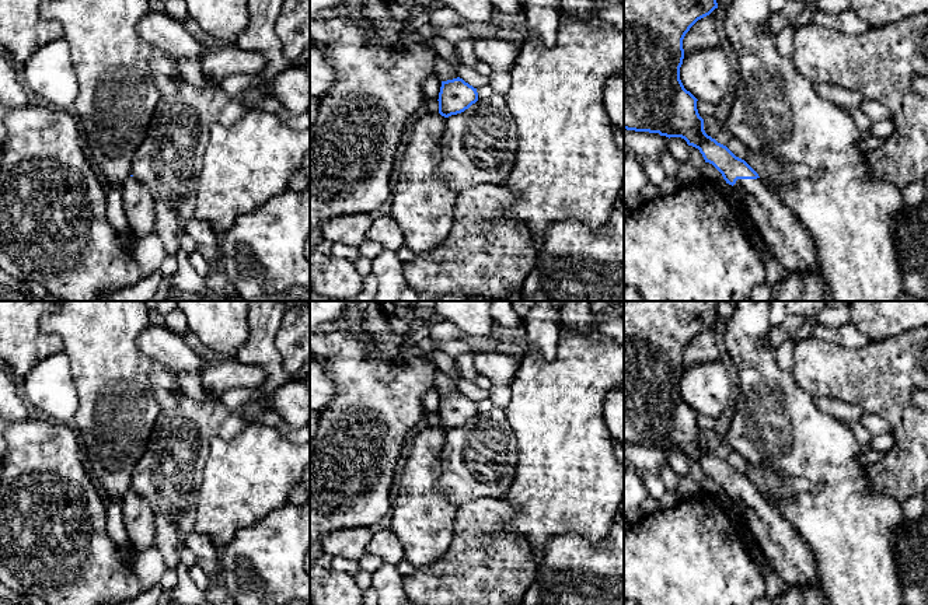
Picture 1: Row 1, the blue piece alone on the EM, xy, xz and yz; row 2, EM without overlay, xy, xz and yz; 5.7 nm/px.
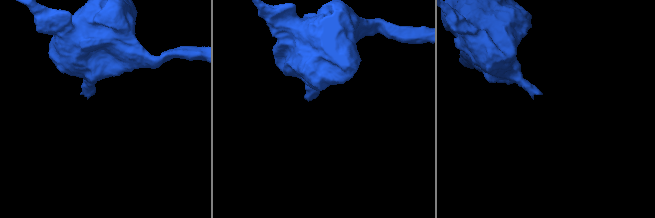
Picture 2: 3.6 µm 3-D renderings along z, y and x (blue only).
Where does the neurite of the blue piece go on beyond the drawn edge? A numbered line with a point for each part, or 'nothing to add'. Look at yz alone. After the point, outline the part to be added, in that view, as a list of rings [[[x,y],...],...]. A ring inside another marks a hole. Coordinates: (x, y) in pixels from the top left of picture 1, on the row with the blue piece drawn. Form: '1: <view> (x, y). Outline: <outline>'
1: yz (785, 237). Outline: [[[761,178],[737,179],[733,189],[739,209],[749,214],[753,230],[785,272],[812,274],[821,269],[809,232]]]

